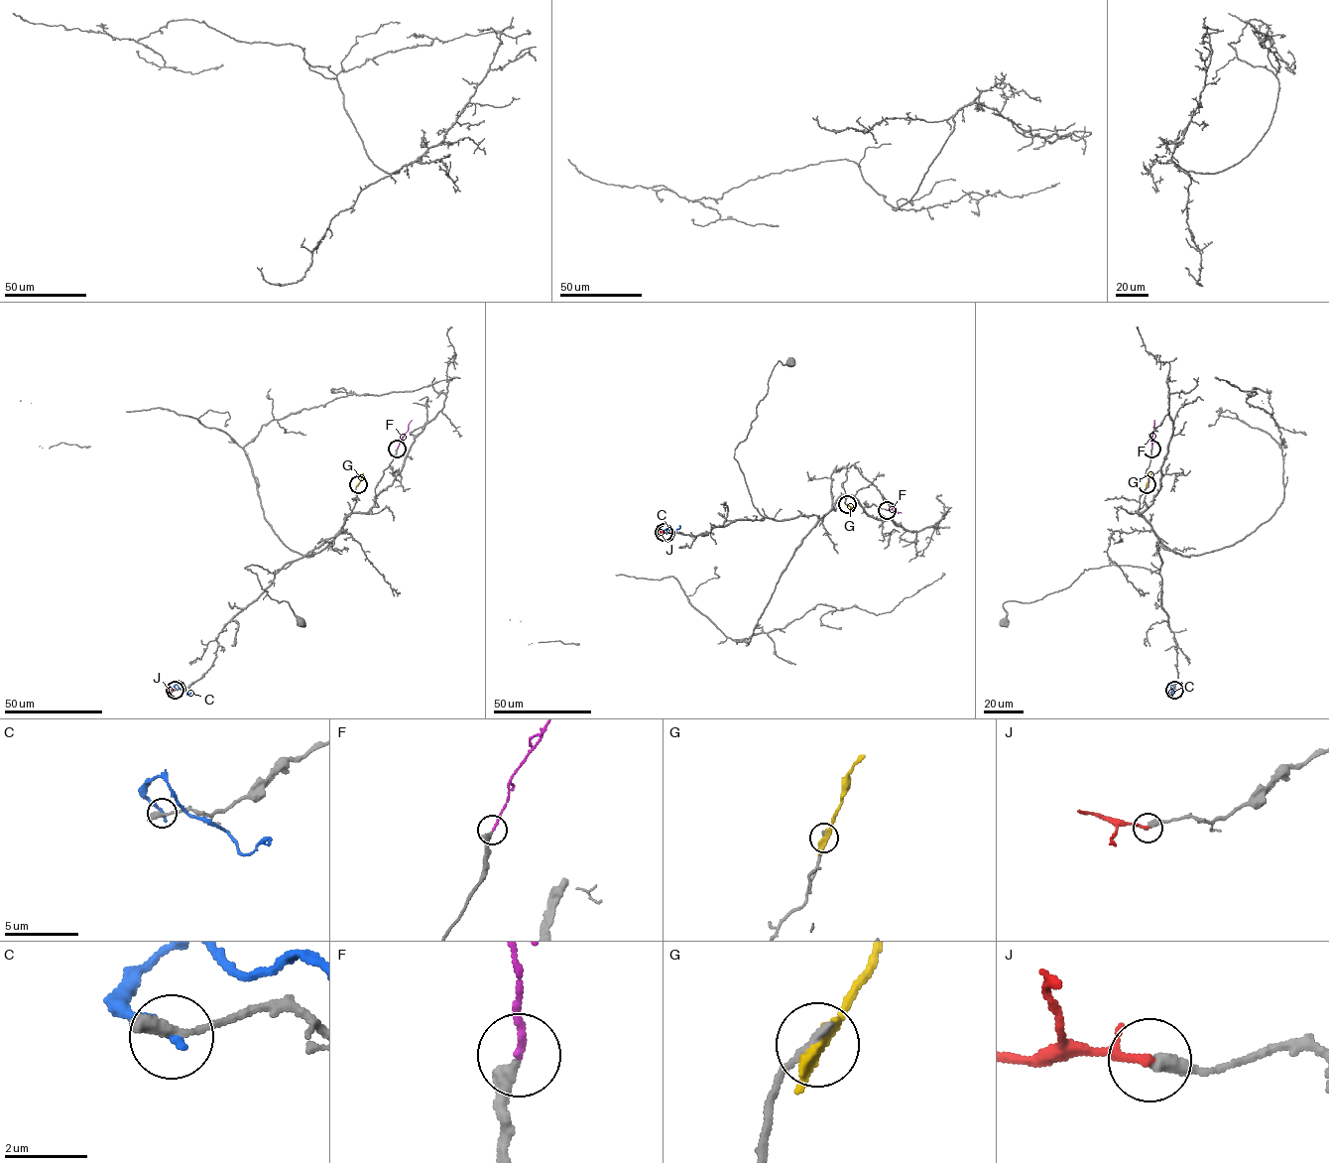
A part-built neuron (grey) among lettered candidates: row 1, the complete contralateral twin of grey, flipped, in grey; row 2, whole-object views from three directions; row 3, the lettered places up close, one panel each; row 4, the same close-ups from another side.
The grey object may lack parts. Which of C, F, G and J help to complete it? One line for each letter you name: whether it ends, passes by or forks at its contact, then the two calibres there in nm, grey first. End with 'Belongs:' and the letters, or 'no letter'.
F: it ends there; 360 nm thick on the grey side, 150 nm on the other
J: it passes by; 380 nm thick on the grey side, 150 nm on the other
Belongs: F, J

